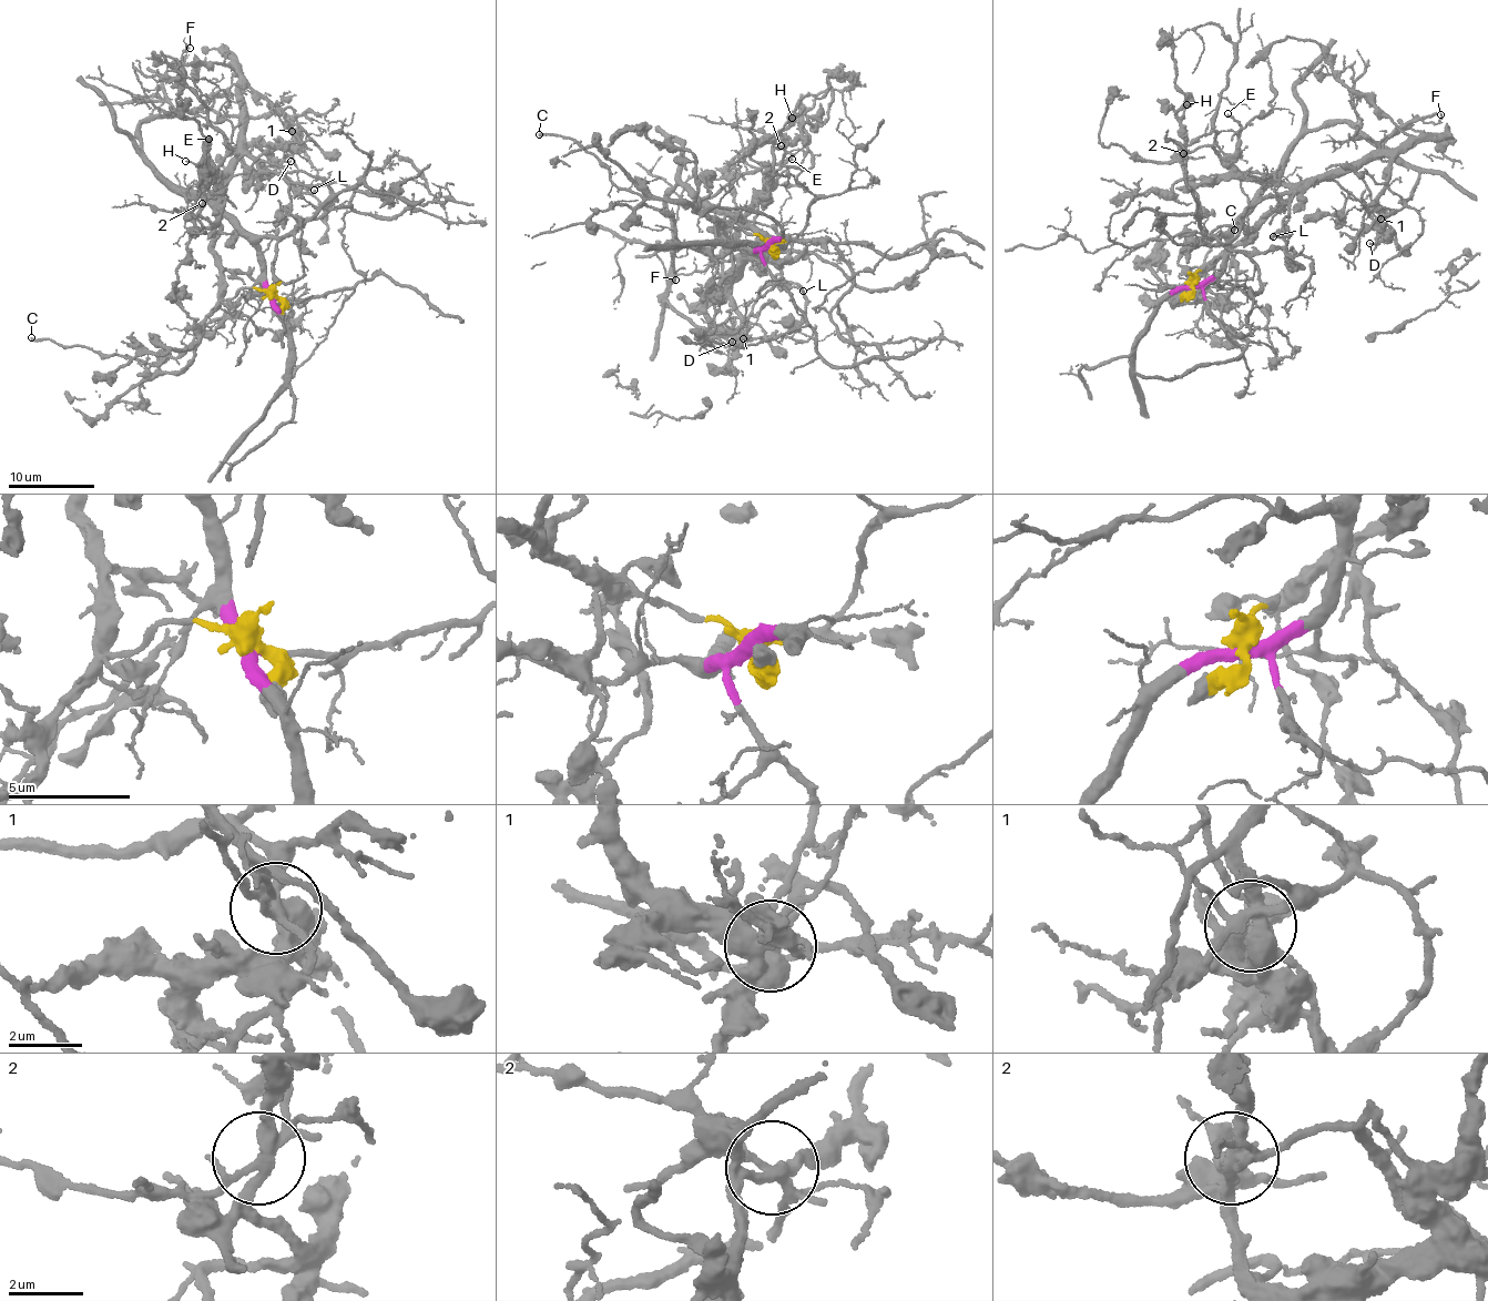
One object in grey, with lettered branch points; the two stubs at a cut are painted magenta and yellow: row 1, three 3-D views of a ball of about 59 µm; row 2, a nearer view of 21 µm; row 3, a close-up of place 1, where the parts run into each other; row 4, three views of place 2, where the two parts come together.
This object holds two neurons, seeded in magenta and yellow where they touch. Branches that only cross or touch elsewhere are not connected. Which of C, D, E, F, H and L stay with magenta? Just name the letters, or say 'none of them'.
C, F

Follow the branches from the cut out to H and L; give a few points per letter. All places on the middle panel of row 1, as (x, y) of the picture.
H: (767, 245), (723, 221), (714, 229), (730, 241), (741, 231), (766, 192), (775, 149), (801, 133), (793, 118)
L: (767, 245), (723, 221), (714, 229), (750, 256), (775, 264), (784, 283), (804, 292)

